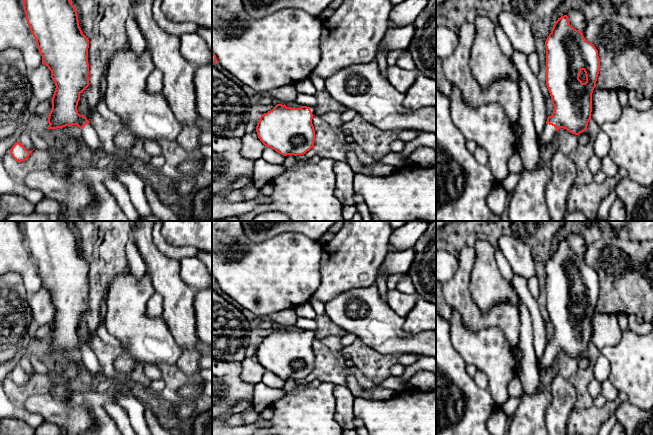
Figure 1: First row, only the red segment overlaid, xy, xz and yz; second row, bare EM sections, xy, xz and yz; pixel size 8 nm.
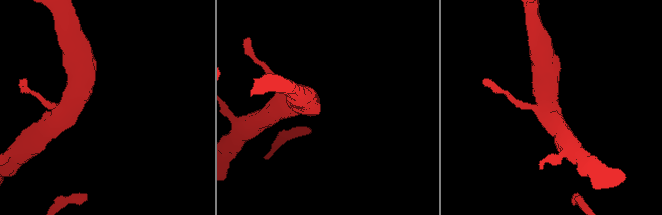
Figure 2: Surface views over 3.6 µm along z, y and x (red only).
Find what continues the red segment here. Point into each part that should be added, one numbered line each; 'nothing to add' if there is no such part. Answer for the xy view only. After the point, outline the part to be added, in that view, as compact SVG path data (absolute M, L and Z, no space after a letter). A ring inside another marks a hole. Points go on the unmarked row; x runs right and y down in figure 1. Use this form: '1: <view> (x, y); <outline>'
1: xy (89, 360); M91 347L86 348L81 353L81 357L83 366L86 367L91 374L95 376L101 372L100 363Z

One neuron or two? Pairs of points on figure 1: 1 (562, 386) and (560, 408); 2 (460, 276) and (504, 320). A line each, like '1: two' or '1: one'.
1: one
2: one

